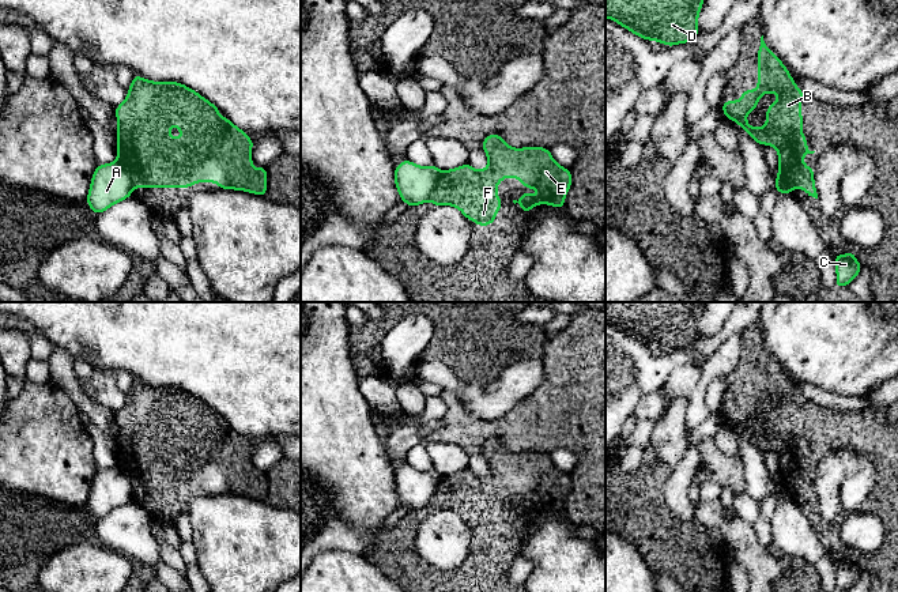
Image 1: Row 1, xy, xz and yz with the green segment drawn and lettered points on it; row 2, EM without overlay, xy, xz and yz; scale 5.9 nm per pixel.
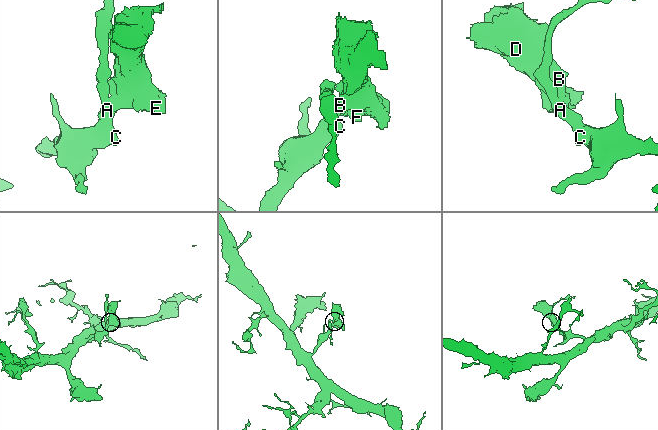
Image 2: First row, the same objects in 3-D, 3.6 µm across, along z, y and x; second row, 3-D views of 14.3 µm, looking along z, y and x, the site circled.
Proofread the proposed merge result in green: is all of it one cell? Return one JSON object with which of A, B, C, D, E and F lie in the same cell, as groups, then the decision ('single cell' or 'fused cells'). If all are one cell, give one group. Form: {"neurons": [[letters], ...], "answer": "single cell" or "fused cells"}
{"neurons": [["A", "C"], ["B", "D", "E", "F"]], "answer": "fused cells"}

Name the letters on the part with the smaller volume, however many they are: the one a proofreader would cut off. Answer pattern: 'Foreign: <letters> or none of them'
Foreign: B, D, E, F

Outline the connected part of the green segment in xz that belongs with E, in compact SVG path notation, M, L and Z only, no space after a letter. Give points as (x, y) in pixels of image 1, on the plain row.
M499 440L484 442L488 470L476 475L469 468L441 476L430 499L435 512L457 512L468 525L478 531L490 531L502 513L497 490L505 482L516 482L525 493L537 493L539 501L520 498L518 508L524 519L537 509L565 513L565 501L571 491L571 475L559 471L550 453L513 453Z

